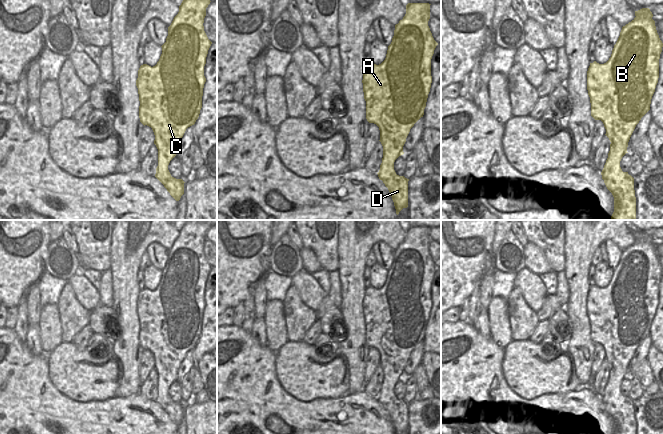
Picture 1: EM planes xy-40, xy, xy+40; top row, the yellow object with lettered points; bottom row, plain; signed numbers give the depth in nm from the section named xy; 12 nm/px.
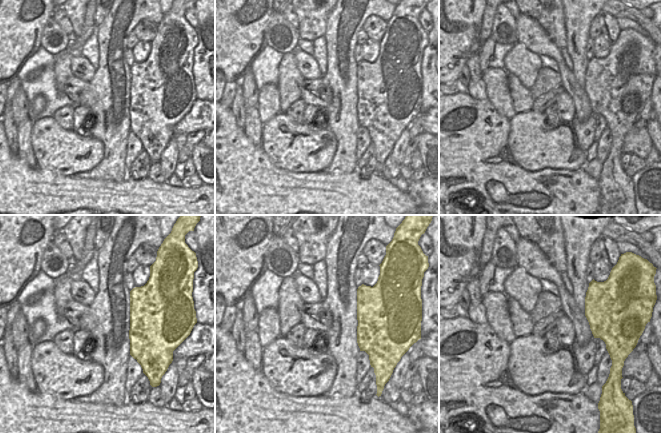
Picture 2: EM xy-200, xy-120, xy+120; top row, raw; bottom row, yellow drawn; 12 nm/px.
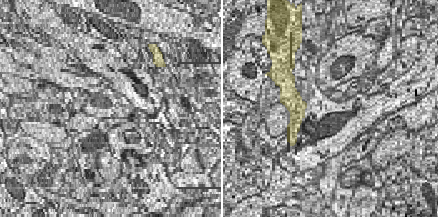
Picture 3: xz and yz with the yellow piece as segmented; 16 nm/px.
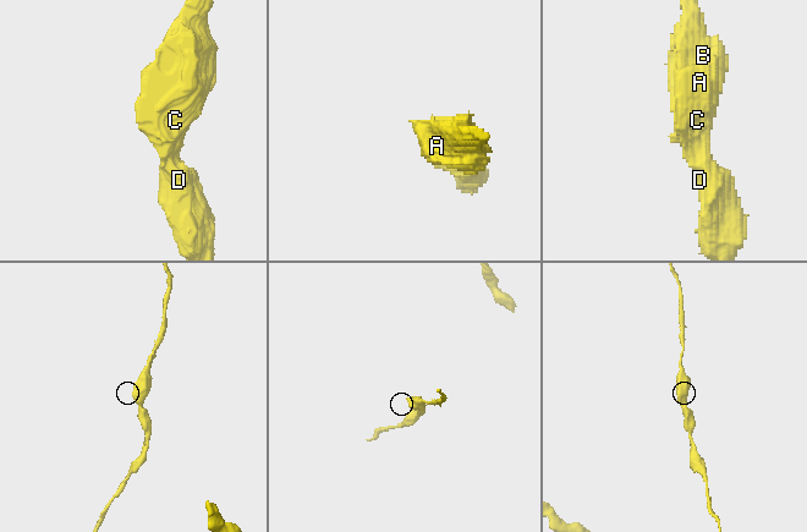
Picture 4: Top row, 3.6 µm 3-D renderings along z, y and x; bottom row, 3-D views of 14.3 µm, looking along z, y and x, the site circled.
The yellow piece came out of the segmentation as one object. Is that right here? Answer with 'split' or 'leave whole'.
leave whole

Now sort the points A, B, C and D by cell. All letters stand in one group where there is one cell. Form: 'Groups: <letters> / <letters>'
Groups: A B C D

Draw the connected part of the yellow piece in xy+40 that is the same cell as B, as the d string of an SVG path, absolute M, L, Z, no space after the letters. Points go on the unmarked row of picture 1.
M642 232L635 235L635 240L622 251L609 284L604 288L594 285L590 287L587 295L591 340L603 346L605 359L611 366L601 399L614 421L614 434L636 434L634 402L628 396L622 395L620 385L628 377L628 366L636 349L650 334L651 323L658 307L659 283L663 271L650 233Z

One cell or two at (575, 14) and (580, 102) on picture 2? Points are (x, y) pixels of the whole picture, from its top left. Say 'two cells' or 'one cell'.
two cells

